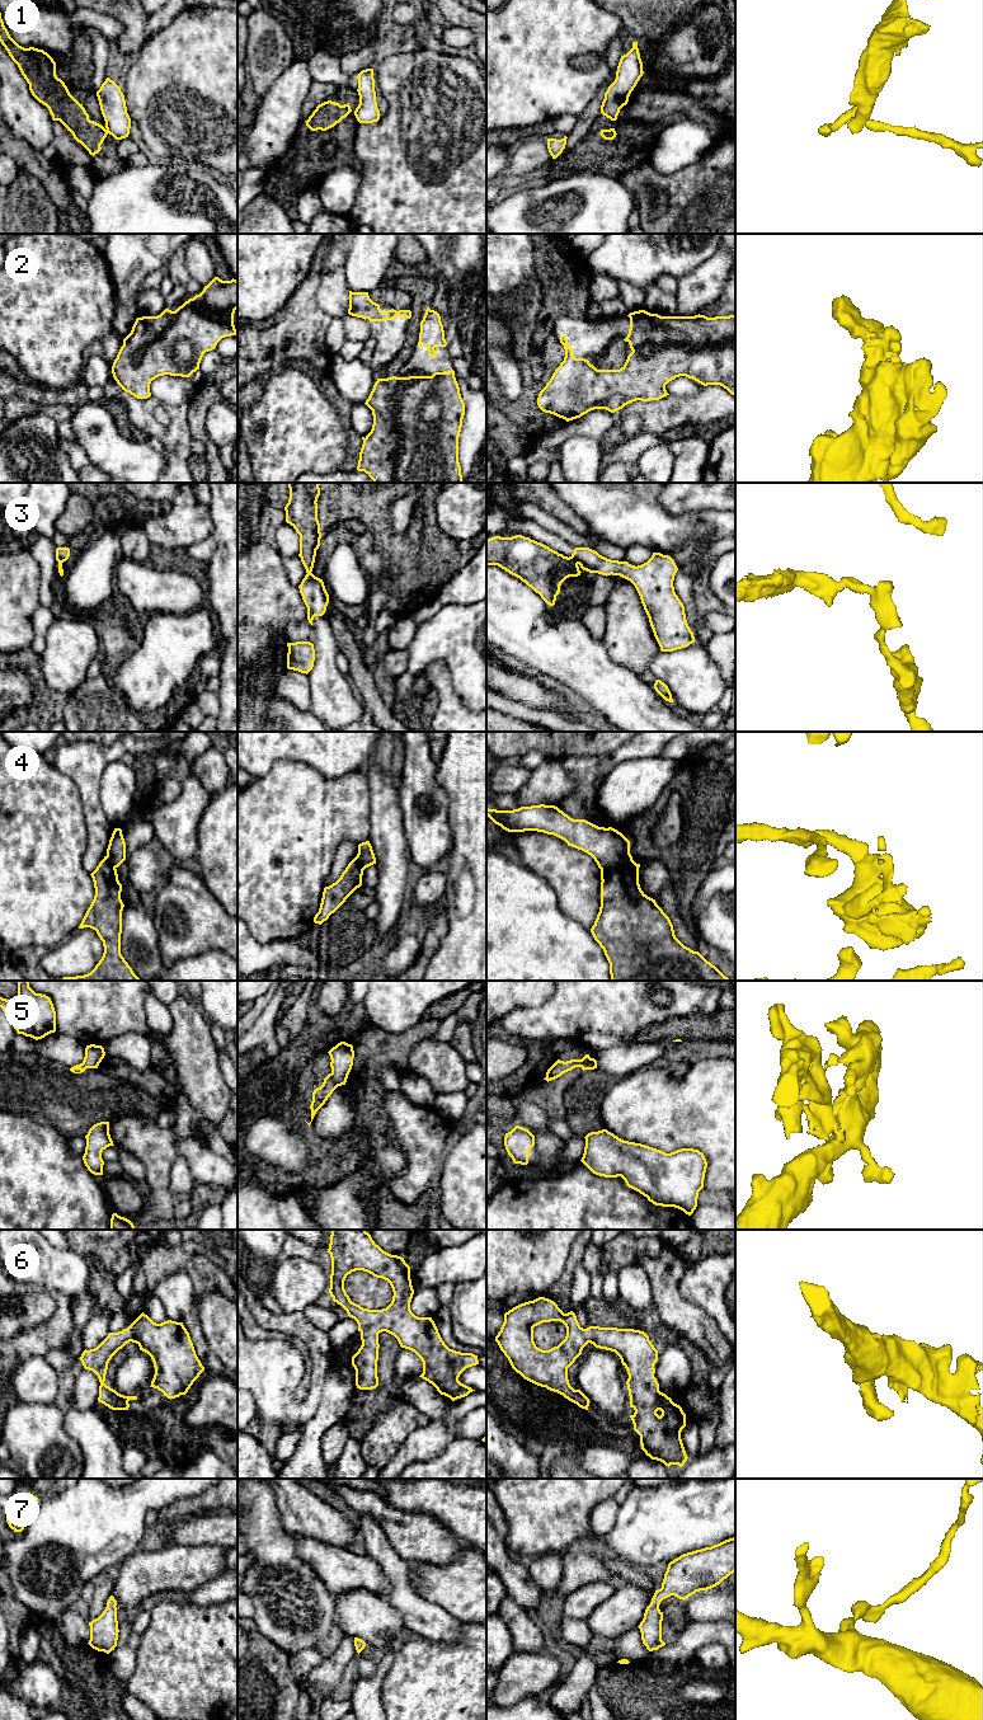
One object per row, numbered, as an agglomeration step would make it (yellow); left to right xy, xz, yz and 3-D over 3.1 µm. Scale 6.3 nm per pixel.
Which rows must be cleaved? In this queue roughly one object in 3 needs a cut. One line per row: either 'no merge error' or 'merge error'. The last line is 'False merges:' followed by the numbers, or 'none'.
1: merge error
2: no merge error
3: merge error
4: merge error
5: merge error
6: no merge error
7: no merge error
False merges: 1, 3, 4, 5

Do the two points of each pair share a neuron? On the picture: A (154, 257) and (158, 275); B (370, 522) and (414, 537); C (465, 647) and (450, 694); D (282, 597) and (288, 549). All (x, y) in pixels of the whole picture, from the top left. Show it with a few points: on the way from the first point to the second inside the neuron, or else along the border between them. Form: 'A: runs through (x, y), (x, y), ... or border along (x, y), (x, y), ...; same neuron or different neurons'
A: border along (165, 266), (154, 269), (146, 277), (139, 294); different neurons
B: border along (415, 507), (422, 511), (422, 537), (413, 545); different neurons
C: border along (434, 661), (446, 665), (455, 692), (470, 709); different neurons
D: border along (276, 548), (281, 557); different neurons

